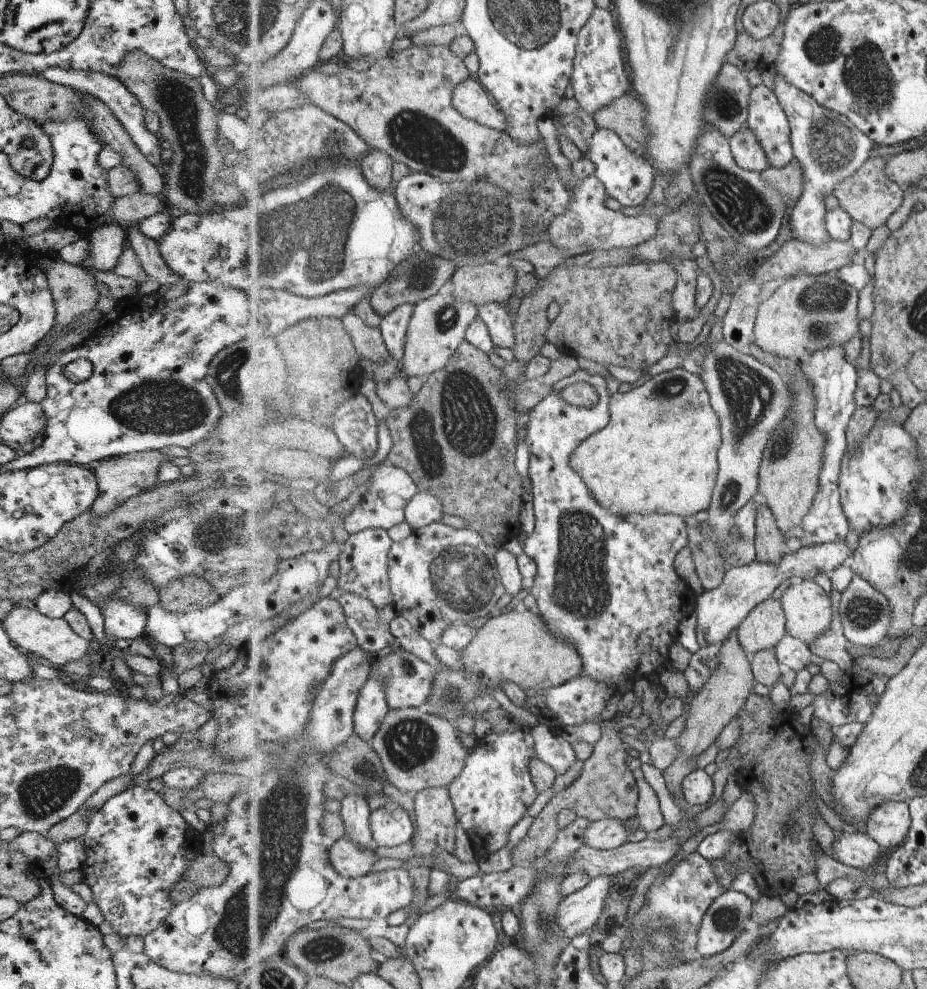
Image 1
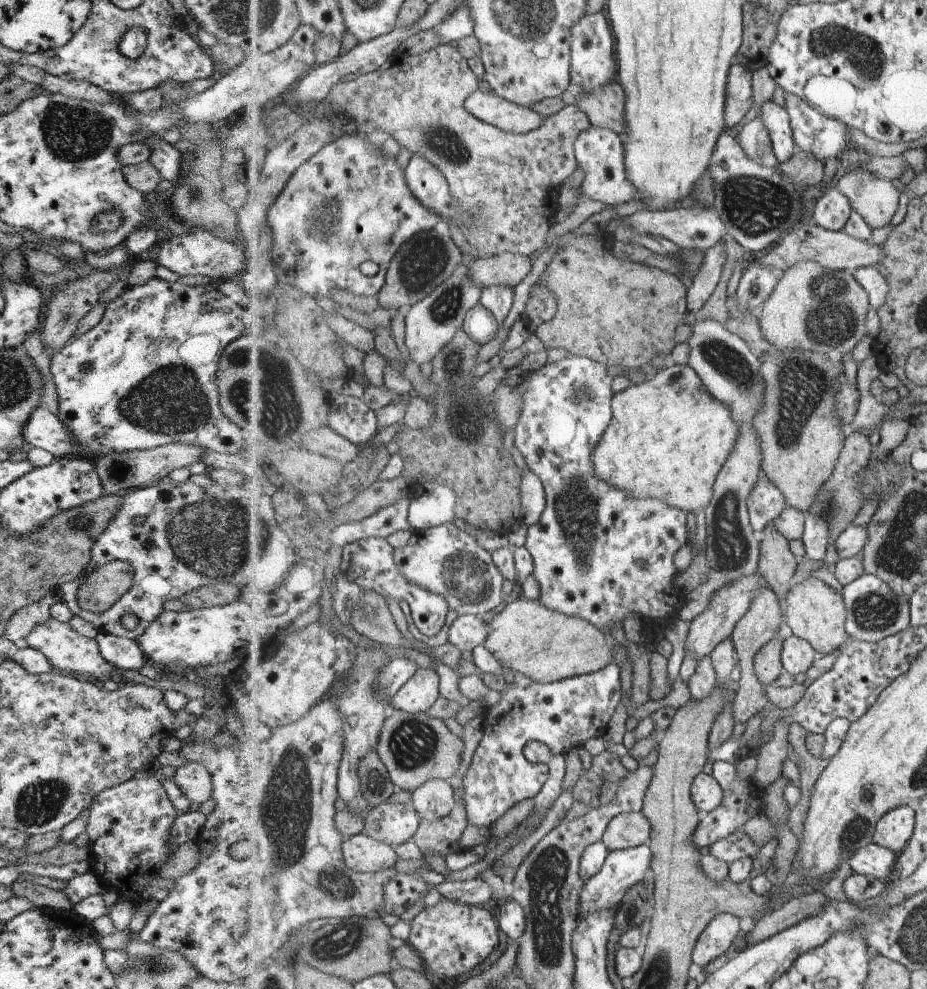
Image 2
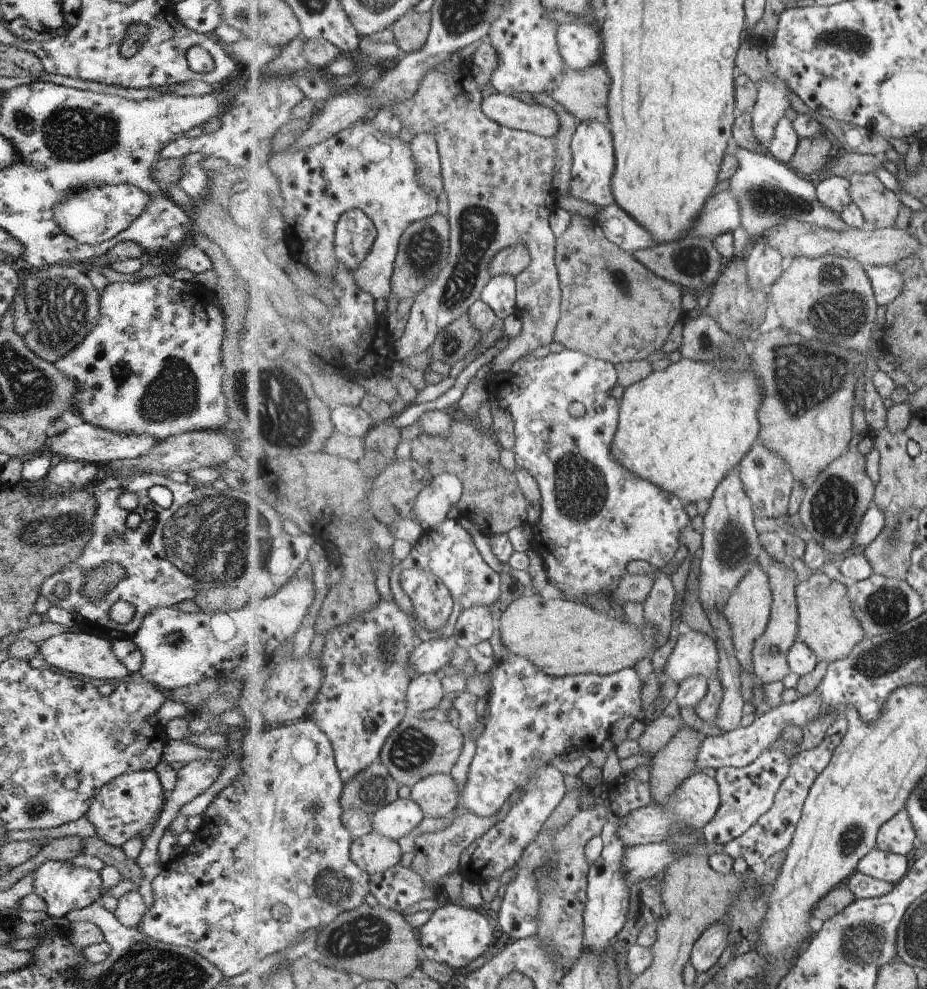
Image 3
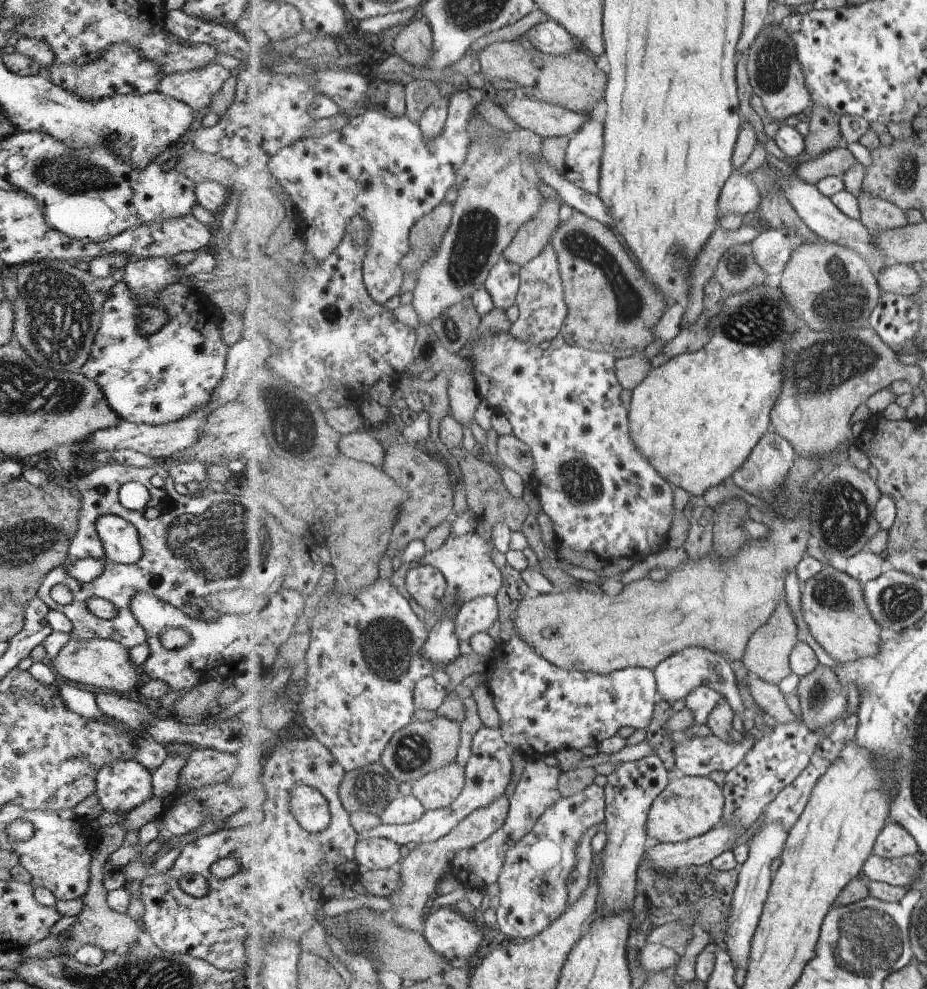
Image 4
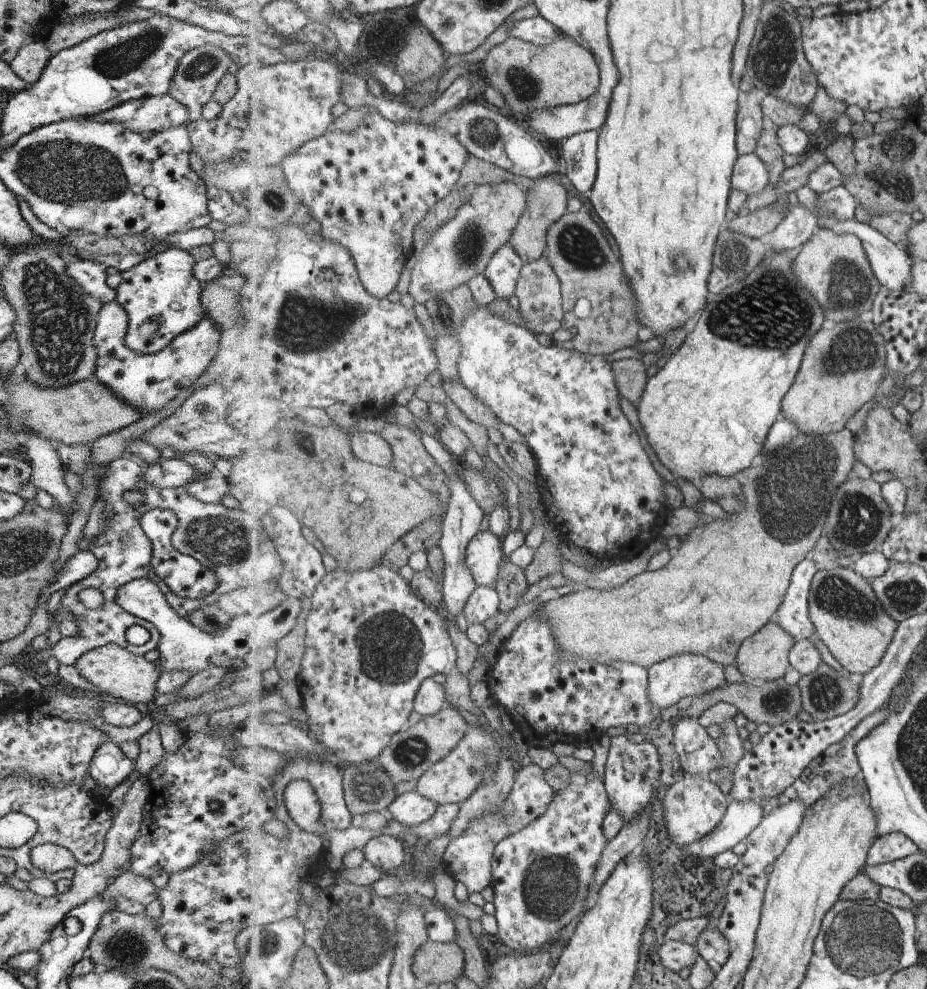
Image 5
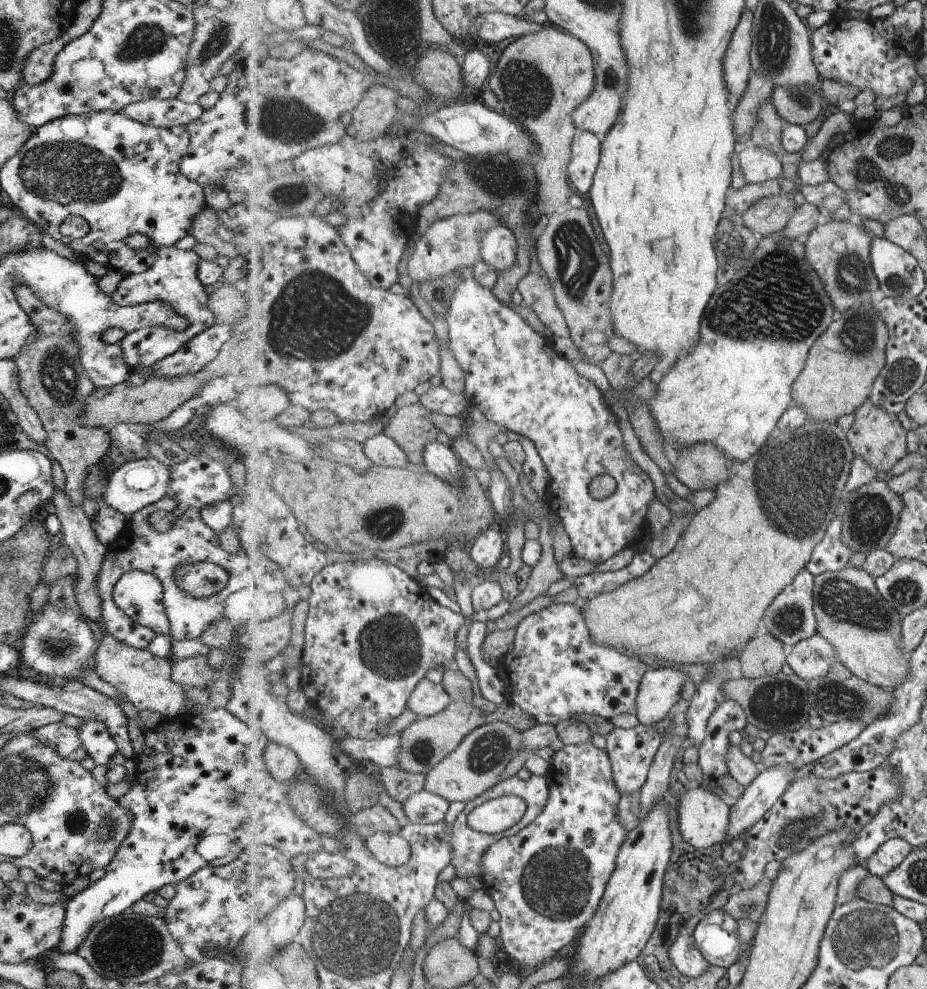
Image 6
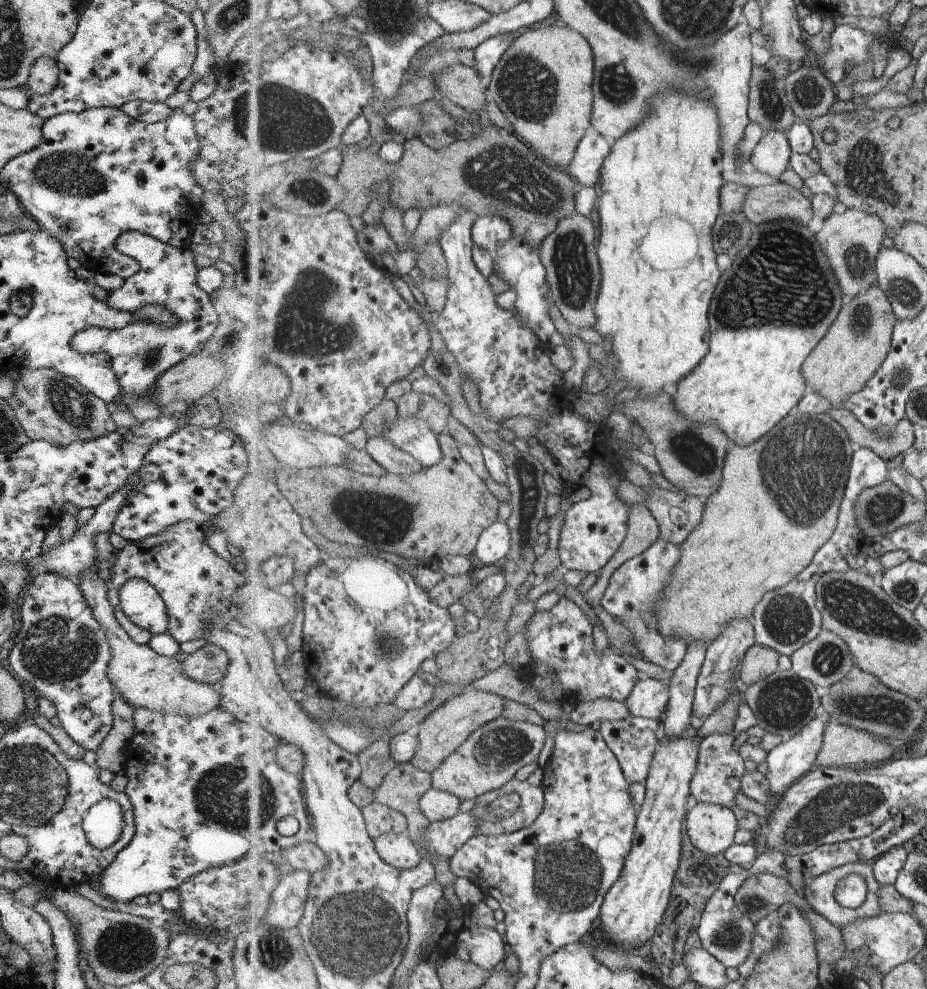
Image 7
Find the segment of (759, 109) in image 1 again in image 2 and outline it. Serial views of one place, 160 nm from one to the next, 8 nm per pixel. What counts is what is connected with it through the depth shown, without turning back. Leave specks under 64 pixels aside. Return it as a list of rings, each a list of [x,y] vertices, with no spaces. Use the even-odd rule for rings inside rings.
[[[771,99],[763,104],[758,115],[769,131],[779,164],[789,162],[797,152],[789,112]]]

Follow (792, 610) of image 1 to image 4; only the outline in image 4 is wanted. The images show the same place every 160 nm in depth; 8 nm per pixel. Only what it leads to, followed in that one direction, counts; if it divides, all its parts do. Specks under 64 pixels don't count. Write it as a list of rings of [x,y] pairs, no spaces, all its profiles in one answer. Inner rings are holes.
[[[827,564],[820,573],[810,578],[805,584],[801,584],[800,588],[800,608],[810,634],[837,664],[847,664],[857,659],[875,656],[880,651],[882,626],[871,614],[864,599],[863,584],[856,578],[849,576],[845,571],[839,572]]]

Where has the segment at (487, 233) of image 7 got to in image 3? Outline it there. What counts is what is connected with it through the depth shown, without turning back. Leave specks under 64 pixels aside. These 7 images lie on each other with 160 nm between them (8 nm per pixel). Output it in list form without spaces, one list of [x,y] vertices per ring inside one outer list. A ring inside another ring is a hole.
[[[497,275],[493,277],[482,292],[481,300],[488,304],[499,320],[505,320],[507,316],[515,314],[518,304],[516,296],[518,286],[516,278],[511,275]]]

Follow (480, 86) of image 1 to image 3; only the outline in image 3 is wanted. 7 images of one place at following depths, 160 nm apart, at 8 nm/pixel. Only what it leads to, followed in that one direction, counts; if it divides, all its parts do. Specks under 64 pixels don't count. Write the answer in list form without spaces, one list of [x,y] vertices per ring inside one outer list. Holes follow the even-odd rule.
[[[492,93],[483,100],[484,113],[495,122],[510,129],[519,129],[550,137],[558,132],[557,114],[547,106],[525,104],[512,95]]]

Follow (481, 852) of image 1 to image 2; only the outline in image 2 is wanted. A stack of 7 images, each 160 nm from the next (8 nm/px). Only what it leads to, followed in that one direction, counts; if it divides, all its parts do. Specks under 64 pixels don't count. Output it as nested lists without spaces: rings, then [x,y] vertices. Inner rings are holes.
[[[611,663],[603,670],[579,675],[554,683],[538,683],[528,676],[516,674],[514,684],[507,684],[502,699],[497,706],[485,709],[484,737],[477,747],[471,767],[463,778],[464,799],[468,823],[473,826],[491,827],[509,808],[519,804],[527,798],[534,799],[546,783],[549,768],[546,764],[533,766],[525,756],[525,742],[541,741],[548,744],[555,754],[565,754],[580,746],[585,746],[589,738],[602,736],[611,722],[621,698],[623,698],[623,684],[621,684],[621,670],[619,665]]]

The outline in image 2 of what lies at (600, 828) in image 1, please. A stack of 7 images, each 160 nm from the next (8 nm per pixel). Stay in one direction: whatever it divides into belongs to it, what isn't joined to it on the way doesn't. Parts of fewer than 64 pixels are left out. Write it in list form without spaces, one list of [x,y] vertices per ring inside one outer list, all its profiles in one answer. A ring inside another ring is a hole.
[[[621,813],[611,819],[602,842],[610,851],[638,847],[652,835],[652,822],[643,814]]]

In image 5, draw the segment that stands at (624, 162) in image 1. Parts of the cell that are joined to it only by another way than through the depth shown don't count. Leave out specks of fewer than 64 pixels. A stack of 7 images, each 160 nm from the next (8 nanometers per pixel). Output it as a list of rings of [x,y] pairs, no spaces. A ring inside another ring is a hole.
[[[587,131],[569,136],[562,142],[563,172],[578,192],[591,192],[598,173],[600,131]]]

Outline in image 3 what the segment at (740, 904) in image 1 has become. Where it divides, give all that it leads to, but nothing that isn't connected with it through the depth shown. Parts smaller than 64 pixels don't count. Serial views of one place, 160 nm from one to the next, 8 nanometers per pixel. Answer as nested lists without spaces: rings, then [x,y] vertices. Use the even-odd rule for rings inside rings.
[[[715,927],[709,929],[705,936],[696,942],[692,950],[691,963],[697,973],[711,970],[723,956],[728,938],[724,934],[724,928]]]

